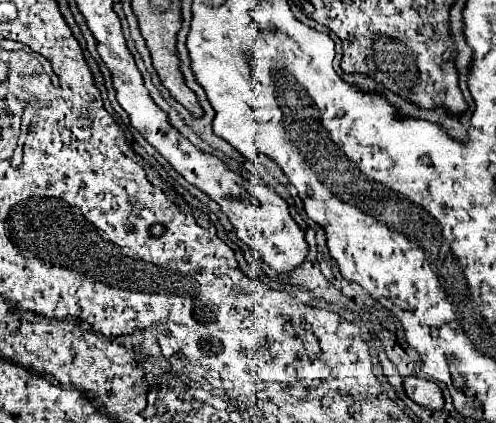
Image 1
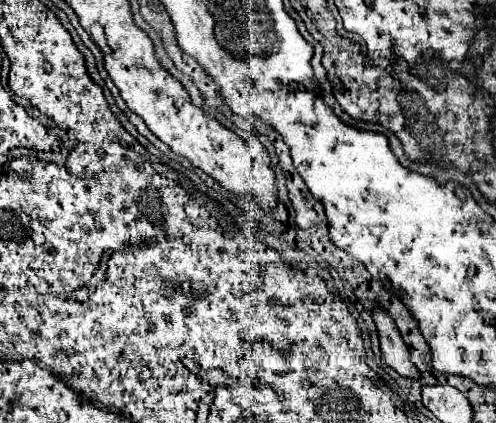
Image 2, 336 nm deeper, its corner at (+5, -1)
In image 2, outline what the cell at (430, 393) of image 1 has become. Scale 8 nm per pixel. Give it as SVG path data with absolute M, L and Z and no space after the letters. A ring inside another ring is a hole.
M376 307L376 311L372 311L372 317L378 329L382 357L386 365L390 365L402 377L418 379L420 377L418 369L410 363L408 345L404 343L404 339L400 339L400 331L396 331L396 325L392 323L392 317L388 315L388 311L380 311L380 307Z

